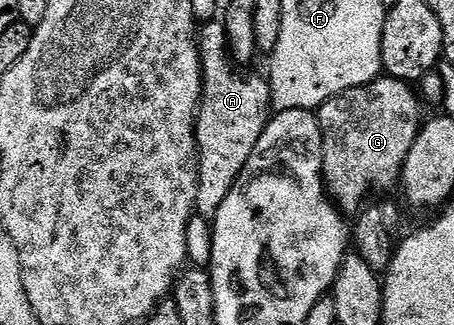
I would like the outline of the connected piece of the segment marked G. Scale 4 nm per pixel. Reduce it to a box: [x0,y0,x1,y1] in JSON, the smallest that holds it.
[316,75,423,215]

